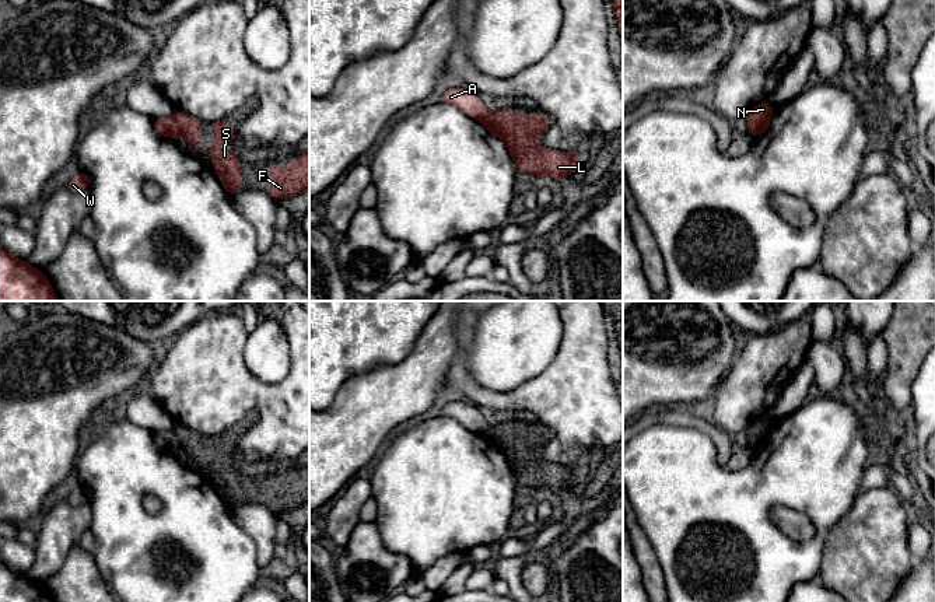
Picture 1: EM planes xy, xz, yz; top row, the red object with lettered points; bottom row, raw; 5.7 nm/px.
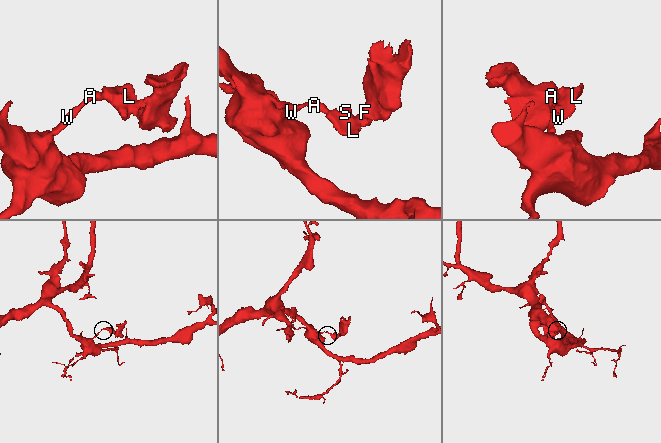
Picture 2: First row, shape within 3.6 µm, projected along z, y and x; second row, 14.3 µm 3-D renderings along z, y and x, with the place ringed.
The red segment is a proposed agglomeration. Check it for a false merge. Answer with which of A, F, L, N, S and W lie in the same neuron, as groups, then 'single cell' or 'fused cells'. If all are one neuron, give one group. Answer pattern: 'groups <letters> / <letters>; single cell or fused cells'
groups A W / F L N S; fused cells

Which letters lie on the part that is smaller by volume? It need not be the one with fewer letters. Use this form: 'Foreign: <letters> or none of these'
Foreign: F, L, N, S

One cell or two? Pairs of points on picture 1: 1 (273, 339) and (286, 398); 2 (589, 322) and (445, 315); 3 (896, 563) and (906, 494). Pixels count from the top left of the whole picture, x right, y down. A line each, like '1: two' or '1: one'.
1: two
2: two
3: two

